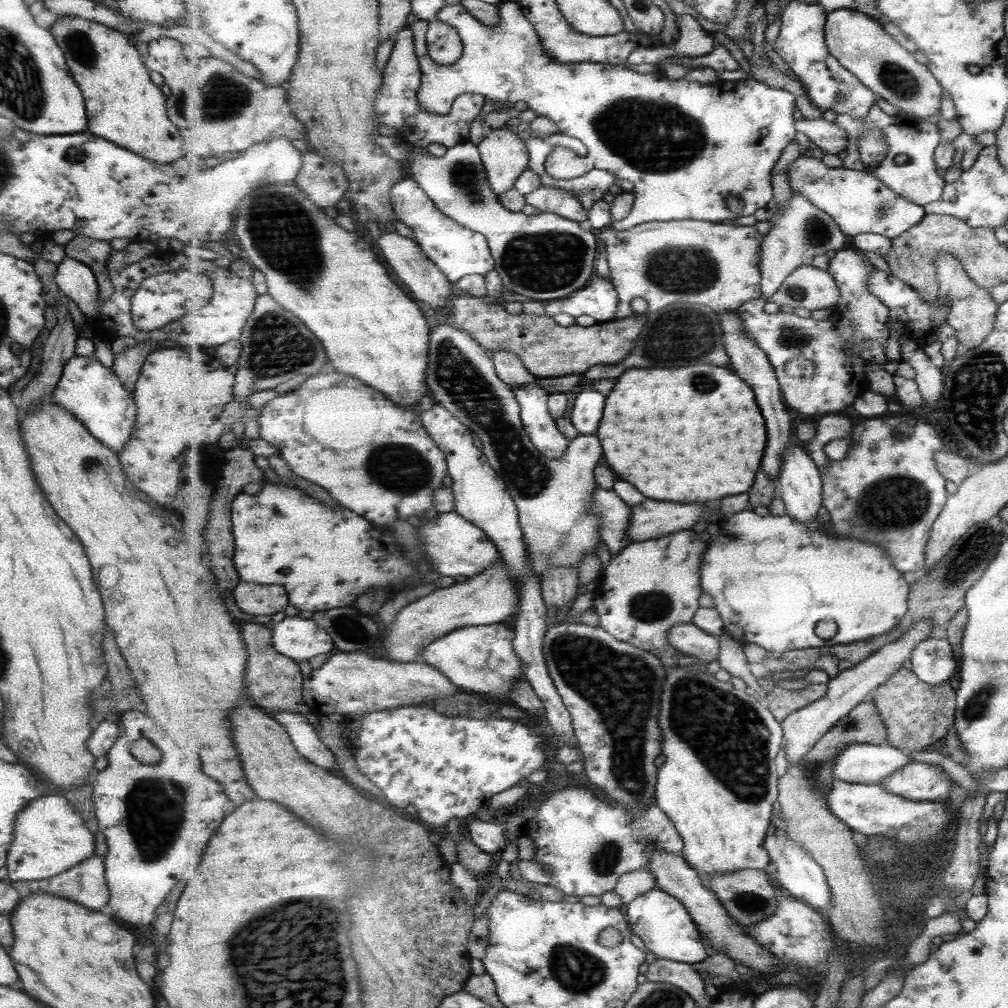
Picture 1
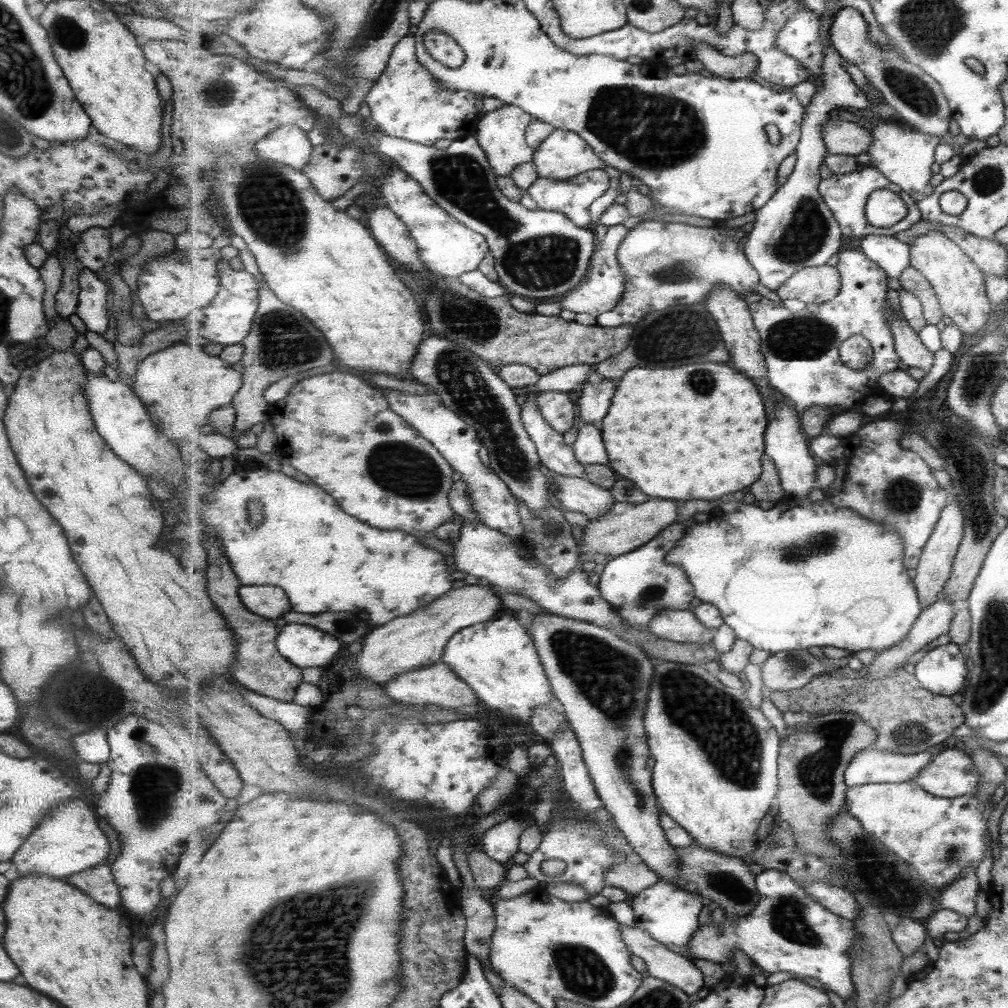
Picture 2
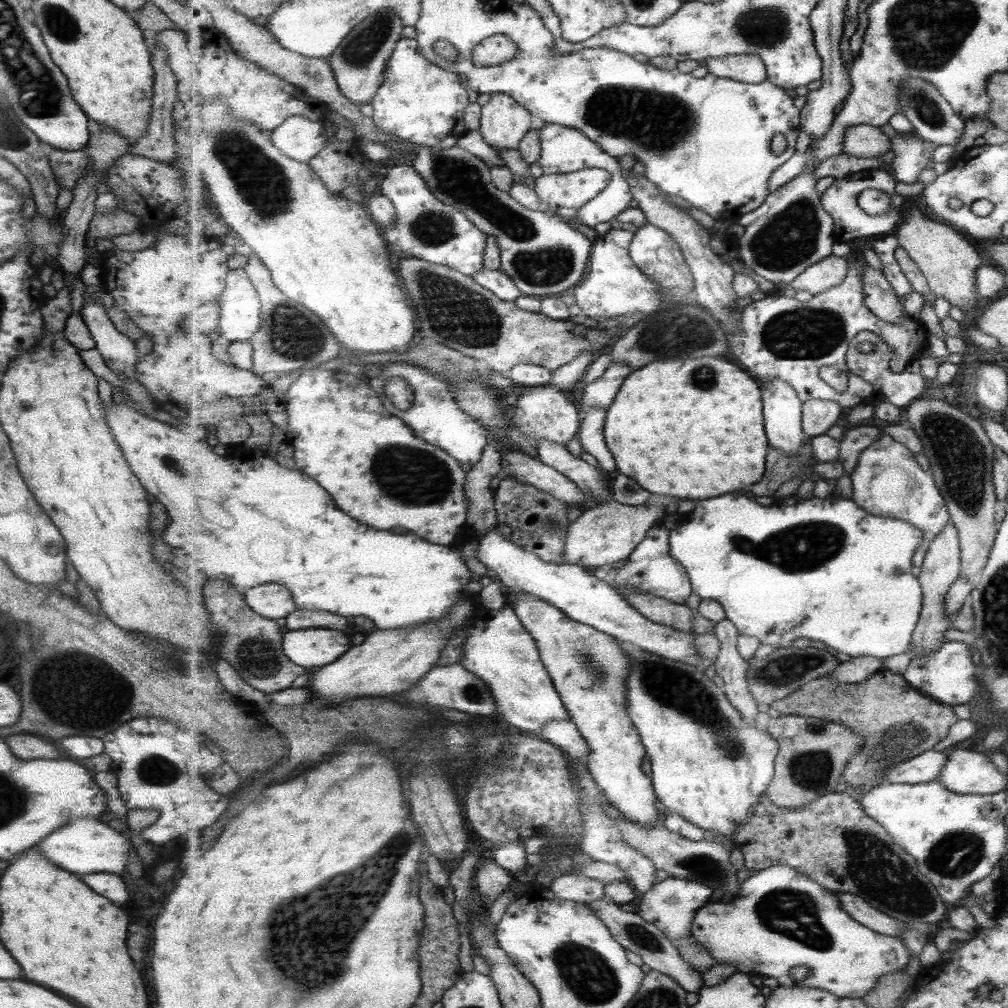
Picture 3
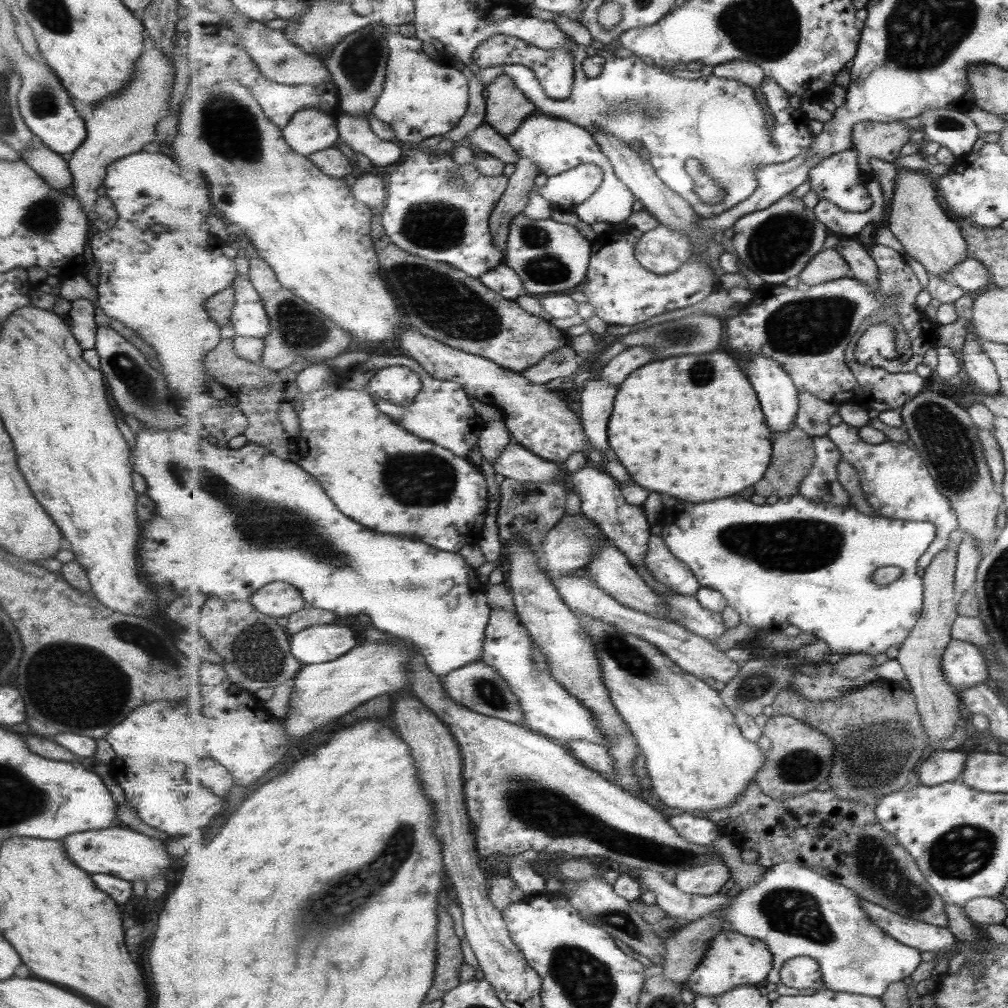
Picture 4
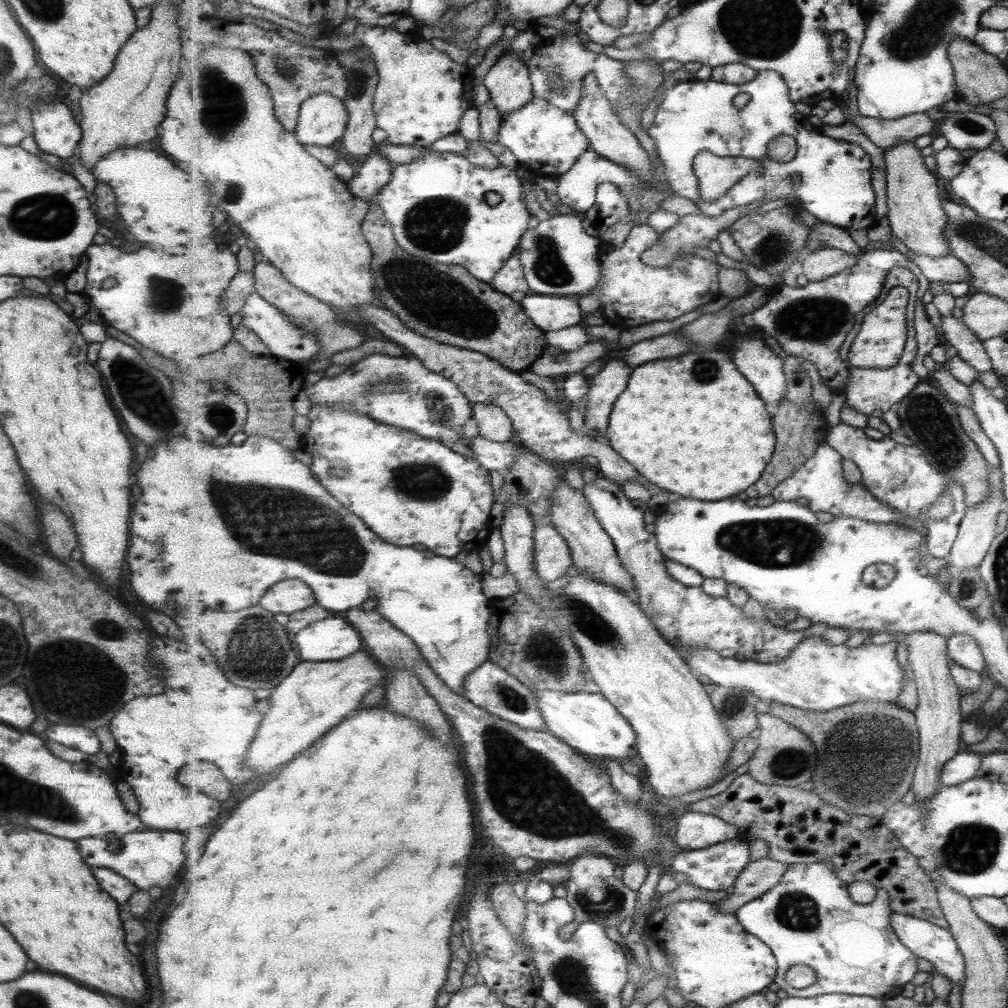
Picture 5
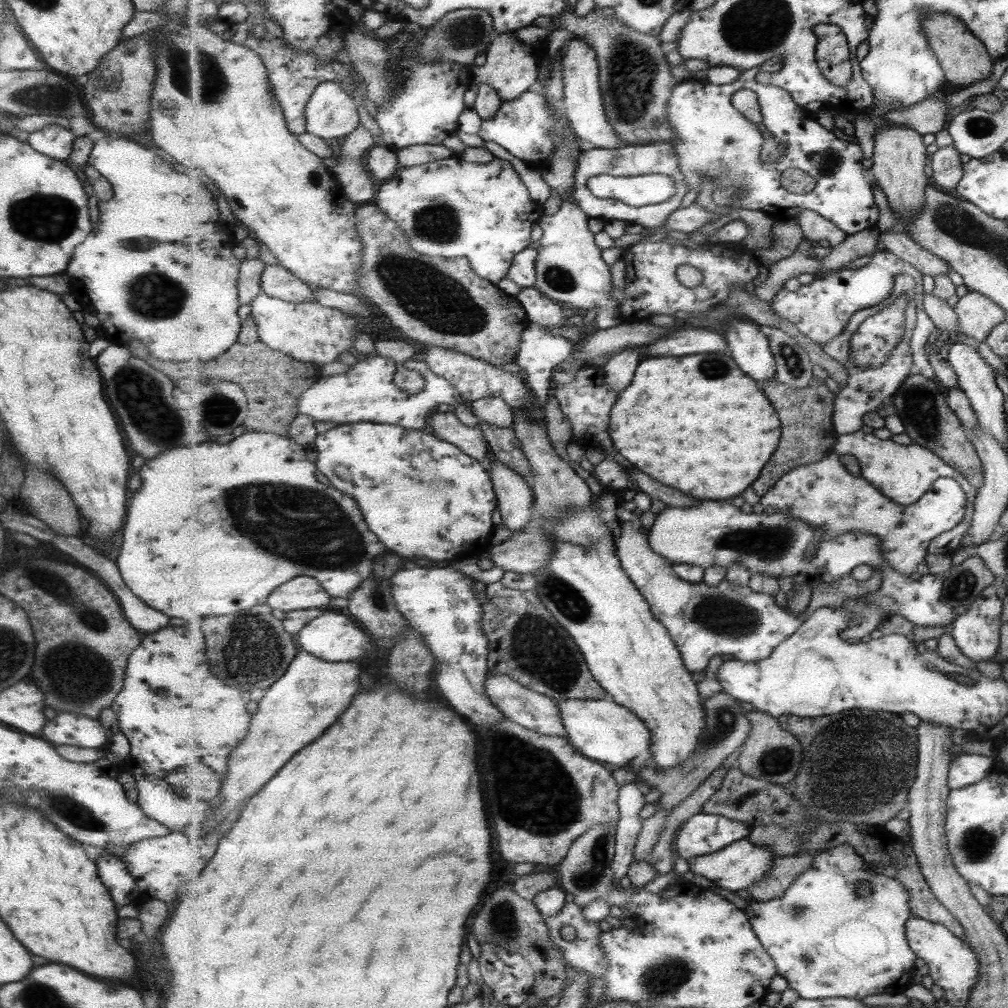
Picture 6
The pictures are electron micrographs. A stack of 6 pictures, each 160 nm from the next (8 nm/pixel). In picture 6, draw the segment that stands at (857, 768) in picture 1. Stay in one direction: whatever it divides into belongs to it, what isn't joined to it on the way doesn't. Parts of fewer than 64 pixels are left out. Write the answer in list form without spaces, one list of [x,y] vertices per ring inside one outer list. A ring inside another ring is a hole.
[[[977,754],[955,756],[951,763],[948,784],[952,789],[970,787],[992,772],[993,757]]]

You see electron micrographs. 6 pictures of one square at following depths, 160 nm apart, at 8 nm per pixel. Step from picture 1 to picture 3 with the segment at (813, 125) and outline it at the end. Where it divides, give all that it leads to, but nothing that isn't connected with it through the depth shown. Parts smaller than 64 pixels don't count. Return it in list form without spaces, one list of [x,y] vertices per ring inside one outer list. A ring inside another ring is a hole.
[[[871,124],[851,126],[845,132],[843,153],[859,158],[877,158],[892,148],[892,138]]]

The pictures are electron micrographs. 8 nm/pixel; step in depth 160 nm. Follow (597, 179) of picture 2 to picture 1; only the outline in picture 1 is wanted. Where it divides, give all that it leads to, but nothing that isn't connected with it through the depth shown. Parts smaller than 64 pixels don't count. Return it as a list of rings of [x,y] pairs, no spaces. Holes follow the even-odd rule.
[[[541,185],[537,190],[526,195],[527,204],[541,212],[552,212],[574,222],[585,222],[588,210],[581,206],[580,198],[573,192],[554,186]]]

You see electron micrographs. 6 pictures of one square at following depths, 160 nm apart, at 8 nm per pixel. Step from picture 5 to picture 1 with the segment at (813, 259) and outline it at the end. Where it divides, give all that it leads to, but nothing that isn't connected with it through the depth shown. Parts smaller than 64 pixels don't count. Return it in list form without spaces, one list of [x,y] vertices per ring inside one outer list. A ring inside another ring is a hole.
[[[803,265],[785,279],[782,287],[767,302],[789,307],[803,307],[809,311],[834,309],[841,300],[837,280],[828,270]]]

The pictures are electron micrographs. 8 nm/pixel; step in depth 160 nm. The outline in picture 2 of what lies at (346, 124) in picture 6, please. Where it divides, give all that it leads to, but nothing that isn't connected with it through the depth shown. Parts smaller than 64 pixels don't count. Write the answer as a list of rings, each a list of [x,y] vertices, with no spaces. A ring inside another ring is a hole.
[[[287,124],[270,132],[255,143],[253,148],[263,160],[287,164],[300,171],[311,161],[314,150],[307,132],[295,124]]]

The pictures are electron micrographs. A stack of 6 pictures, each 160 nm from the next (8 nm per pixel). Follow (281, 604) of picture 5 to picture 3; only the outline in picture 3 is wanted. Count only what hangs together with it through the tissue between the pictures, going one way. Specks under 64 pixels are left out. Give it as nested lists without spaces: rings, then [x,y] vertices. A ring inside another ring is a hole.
[[[263,584],[243,593],[250,607],[269,619],[281,620],[298,609],[290,588],[281,584]]]

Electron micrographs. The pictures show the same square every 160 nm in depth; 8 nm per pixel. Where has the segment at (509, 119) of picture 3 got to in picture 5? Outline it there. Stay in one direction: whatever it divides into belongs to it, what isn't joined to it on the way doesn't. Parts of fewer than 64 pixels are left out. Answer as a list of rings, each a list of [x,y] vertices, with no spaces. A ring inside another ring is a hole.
[[[505,53],[484,76],[482,84],[487,88],[502,120],[534,100],[534,84],[530,74],[530,68],[517,53]]]

